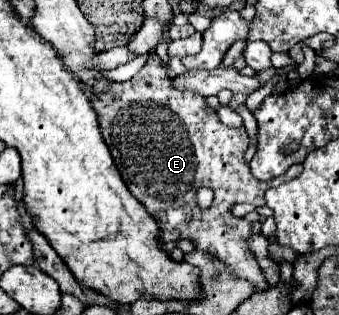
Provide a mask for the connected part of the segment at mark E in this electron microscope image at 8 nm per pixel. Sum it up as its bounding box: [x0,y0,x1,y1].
[90,54,302,292]

